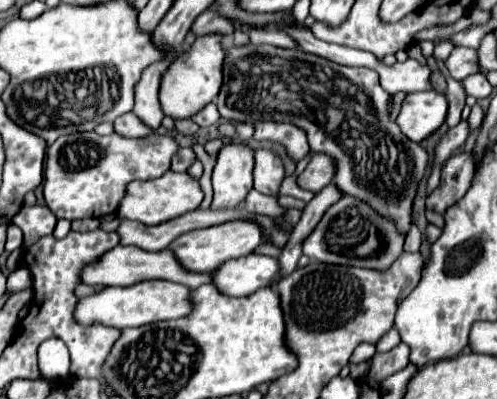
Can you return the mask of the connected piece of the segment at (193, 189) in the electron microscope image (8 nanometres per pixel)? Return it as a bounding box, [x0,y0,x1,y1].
[117,172,203,226]

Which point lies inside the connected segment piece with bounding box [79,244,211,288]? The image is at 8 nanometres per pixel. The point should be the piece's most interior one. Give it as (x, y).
(124, 265)

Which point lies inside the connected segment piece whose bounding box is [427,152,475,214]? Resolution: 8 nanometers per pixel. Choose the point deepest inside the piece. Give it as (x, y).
(456, 177)

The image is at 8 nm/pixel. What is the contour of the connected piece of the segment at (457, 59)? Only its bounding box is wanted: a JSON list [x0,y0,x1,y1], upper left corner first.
[445,46,481,80]

